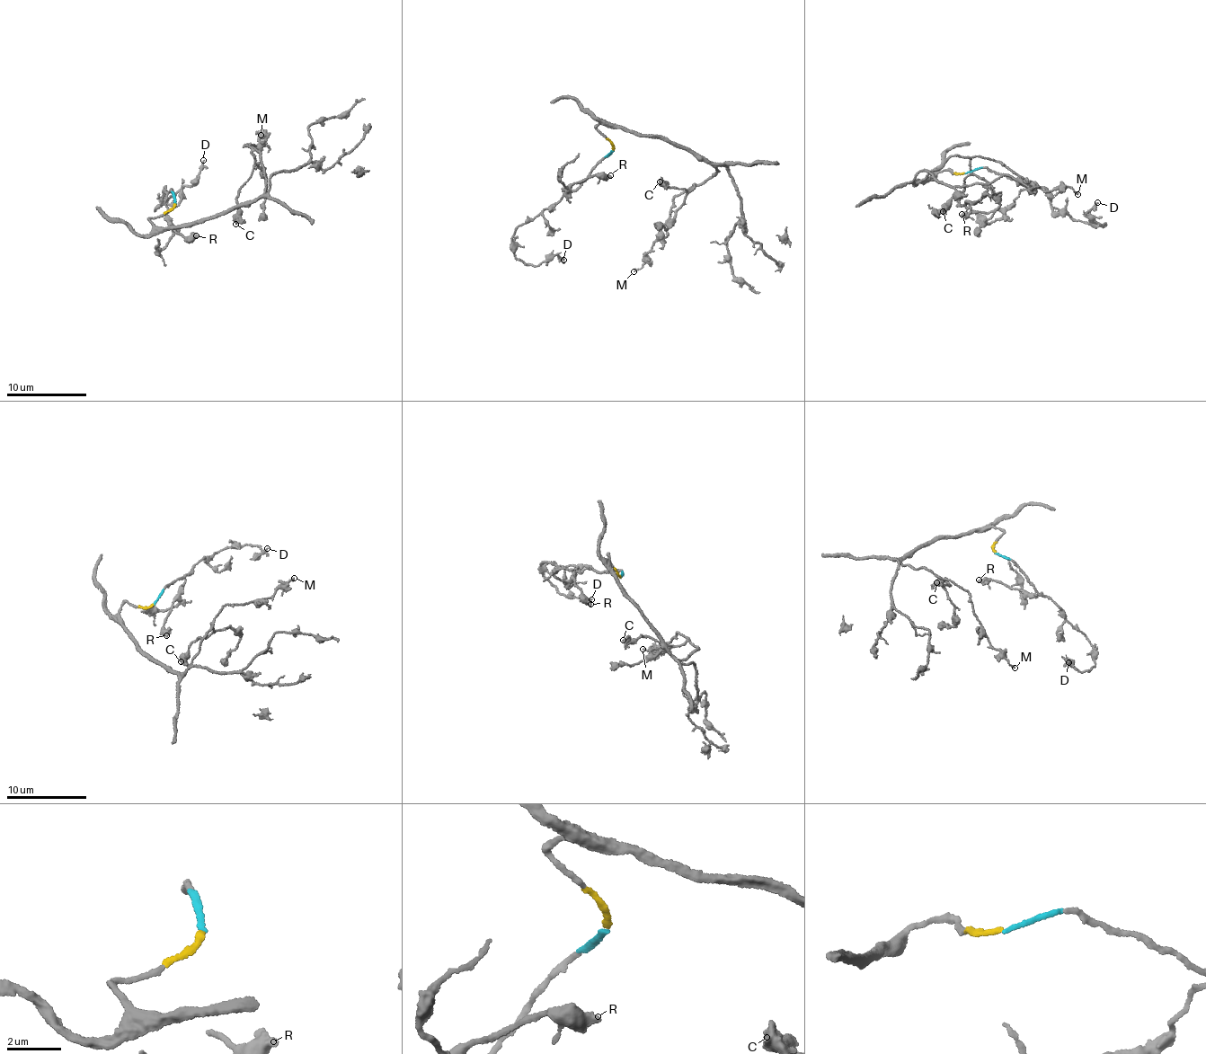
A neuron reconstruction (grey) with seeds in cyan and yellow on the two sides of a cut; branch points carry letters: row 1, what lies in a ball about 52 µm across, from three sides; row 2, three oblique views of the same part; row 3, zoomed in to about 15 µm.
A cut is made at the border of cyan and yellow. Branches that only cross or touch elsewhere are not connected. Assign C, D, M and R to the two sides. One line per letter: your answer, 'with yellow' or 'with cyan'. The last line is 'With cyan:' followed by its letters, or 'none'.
C: with yellow
D: with cyan
M: with yellow
R: with cyan
With cyan: D, R

